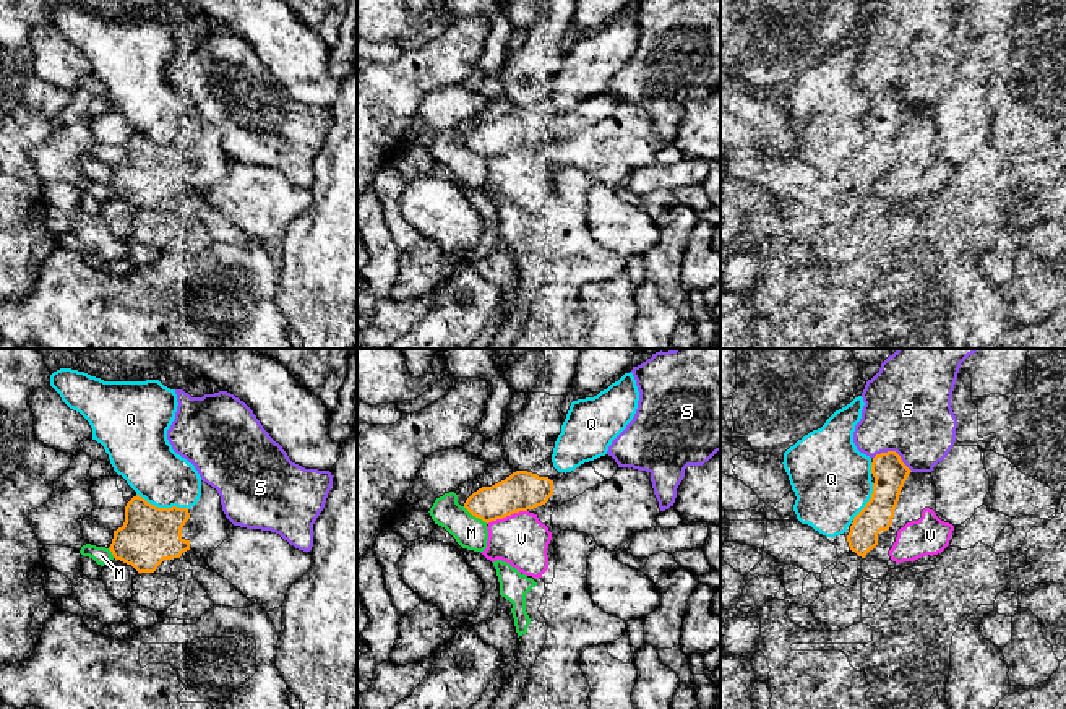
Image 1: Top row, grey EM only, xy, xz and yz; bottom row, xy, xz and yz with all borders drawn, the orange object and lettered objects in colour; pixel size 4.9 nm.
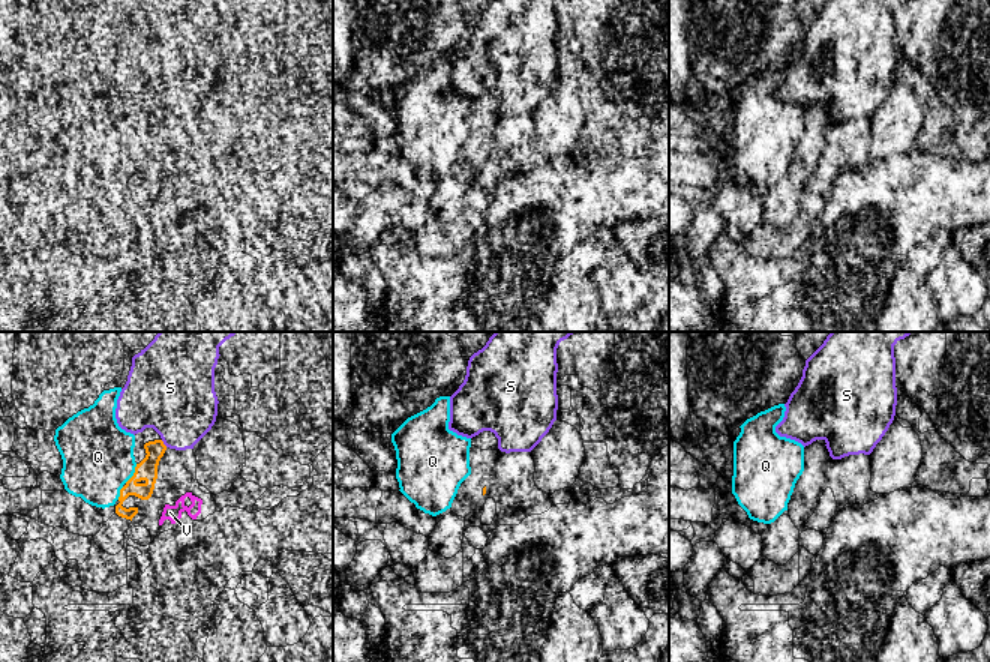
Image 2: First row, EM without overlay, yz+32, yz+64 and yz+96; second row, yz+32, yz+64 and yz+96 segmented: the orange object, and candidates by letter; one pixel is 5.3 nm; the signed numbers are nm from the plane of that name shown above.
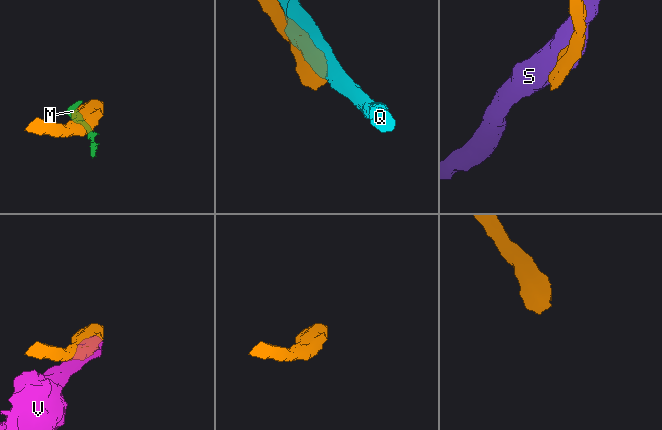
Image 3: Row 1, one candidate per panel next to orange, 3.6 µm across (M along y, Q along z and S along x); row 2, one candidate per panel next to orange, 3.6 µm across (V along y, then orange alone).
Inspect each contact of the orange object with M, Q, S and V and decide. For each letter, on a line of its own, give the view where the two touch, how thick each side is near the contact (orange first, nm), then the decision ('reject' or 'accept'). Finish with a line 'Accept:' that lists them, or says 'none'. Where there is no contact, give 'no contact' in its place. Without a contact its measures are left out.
M: xz | 190/160 nm | reject
Q: xy | 280/280 nm | reject
S: yz | 170/440 nm | reject
V: xz | 200/260 nm | reject
Accept: none

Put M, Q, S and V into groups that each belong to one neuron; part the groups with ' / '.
M V / Q / S

